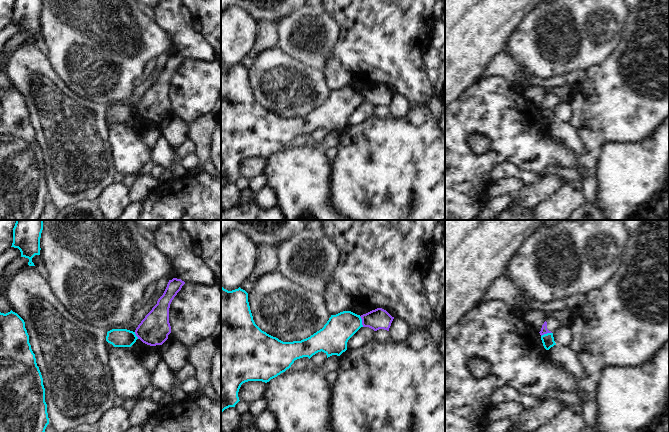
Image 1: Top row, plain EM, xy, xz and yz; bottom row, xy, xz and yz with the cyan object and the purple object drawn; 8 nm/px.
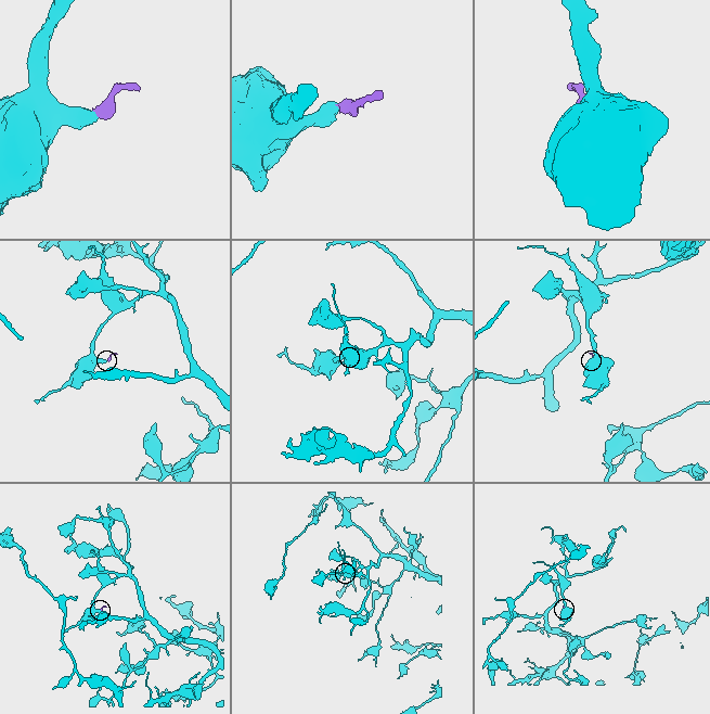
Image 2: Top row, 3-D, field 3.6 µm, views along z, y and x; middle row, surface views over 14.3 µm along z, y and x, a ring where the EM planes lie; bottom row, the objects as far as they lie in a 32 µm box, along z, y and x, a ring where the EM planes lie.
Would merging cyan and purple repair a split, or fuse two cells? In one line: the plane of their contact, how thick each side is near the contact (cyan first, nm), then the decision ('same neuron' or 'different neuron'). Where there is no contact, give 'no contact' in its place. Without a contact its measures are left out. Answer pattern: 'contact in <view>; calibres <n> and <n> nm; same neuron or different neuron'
contact in xz; calibres 220 and 160 nm; different neuron

